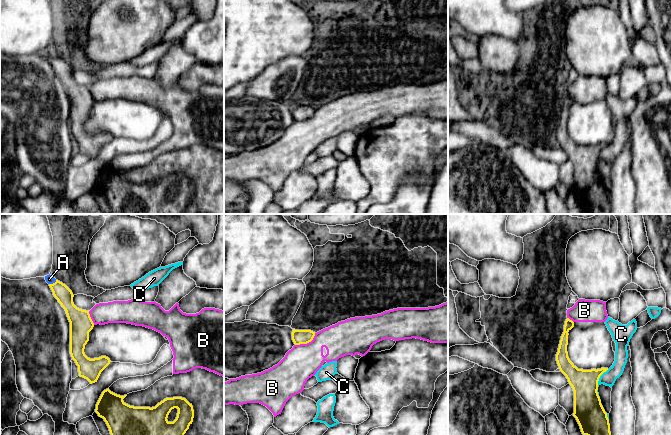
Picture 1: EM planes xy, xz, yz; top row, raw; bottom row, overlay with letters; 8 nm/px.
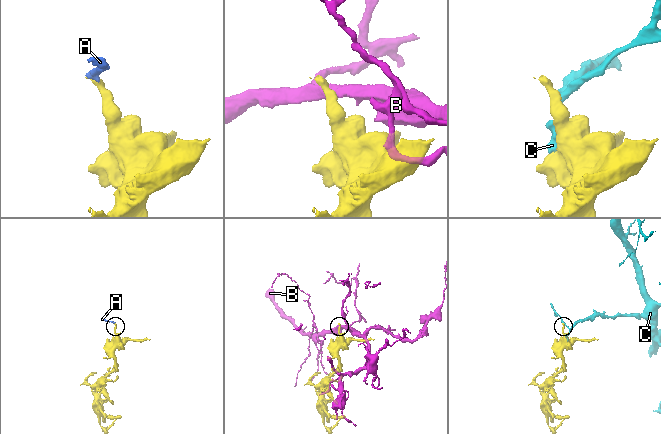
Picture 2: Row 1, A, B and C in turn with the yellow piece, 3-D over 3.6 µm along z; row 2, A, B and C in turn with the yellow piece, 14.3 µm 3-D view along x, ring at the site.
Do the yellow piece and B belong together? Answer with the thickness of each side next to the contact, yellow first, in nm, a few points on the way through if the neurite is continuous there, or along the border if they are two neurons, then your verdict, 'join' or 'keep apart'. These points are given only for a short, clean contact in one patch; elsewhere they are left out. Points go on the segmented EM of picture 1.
110 nm thick on the yellow side, 280 nm on the other; border along xz (315, 333), (310, 341), (295, 345); keep apart

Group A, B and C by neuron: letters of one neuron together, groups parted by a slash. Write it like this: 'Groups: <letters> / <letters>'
Groups: A / B / C

